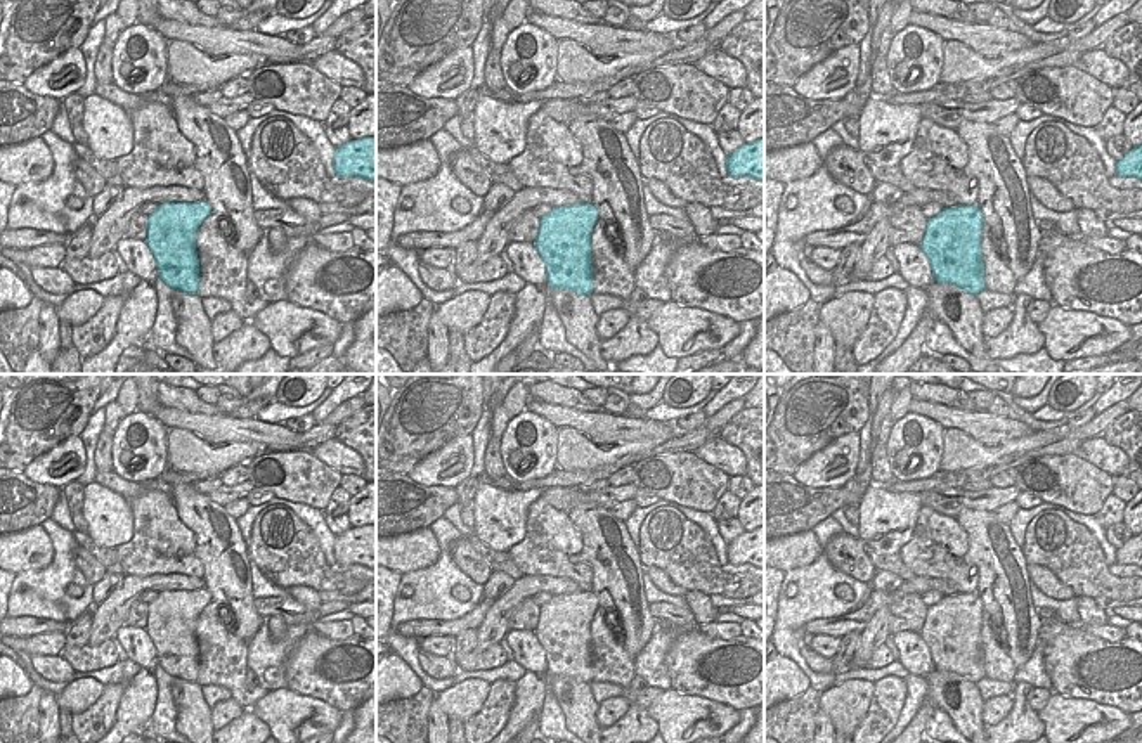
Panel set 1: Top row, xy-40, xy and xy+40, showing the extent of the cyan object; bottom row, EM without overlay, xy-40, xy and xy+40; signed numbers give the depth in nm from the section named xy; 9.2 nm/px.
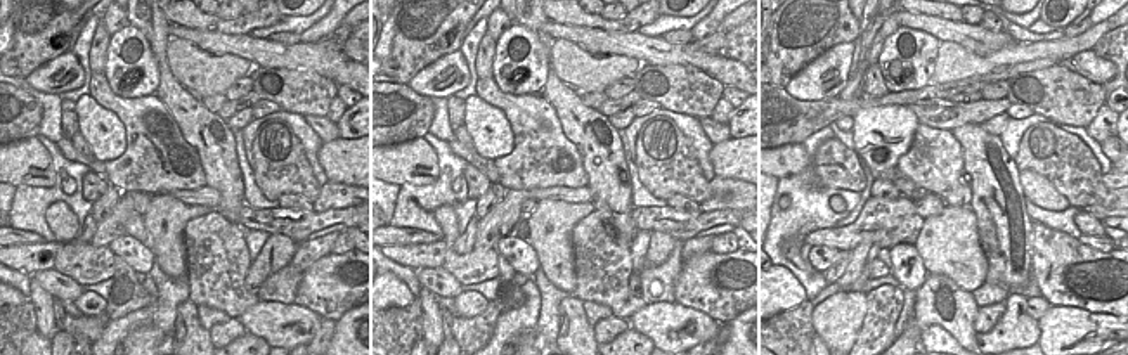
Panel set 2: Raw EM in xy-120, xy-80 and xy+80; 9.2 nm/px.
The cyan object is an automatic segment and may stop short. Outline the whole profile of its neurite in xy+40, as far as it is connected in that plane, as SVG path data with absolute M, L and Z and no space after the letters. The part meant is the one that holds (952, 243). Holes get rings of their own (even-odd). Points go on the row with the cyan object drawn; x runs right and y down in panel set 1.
M977 204L944 208L927 220L920 248L936 282L953 284L974 296L986 288L981 255L983 223Z

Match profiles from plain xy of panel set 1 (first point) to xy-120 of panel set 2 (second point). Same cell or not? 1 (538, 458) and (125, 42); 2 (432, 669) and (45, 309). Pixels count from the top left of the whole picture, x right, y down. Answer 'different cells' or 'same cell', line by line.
1: same cell
2: different cells

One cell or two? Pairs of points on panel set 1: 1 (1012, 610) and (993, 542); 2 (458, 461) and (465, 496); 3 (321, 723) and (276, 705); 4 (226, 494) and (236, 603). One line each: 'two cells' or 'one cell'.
1: one cell
2: two cells
3: one cell
4: two cells

